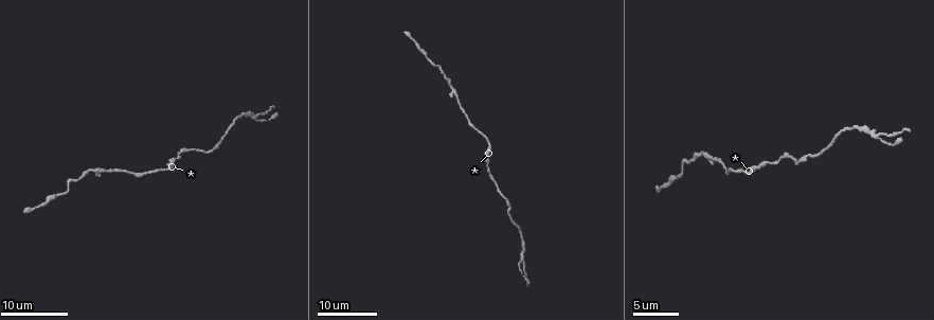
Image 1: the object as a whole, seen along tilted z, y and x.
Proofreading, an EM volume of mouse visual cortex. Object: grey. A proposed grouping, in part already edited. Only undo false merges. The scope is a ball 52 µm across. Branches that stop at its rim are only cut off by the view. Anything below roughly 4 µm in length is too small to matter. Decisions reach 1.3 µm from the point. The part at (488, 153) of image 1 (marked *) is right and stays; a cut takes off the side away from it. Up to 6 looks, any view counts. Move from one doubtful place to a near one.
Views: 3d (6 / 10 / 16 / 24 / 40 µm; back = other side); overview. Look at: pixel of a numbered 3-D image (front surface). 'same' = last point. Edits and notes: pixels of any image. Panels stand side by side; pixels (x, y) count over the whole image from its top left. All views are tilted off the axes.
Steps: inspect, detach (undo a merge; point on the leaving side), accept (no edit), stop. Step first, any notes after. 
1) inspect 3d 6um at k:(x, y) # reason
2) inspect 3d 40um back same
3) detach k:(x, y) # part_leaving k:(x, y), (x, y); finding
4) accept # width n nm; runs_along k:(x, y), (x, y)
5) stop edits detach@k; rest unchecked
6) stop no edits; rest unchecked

inspect 3d 16um at 1:(485, 159) # sudden change in width

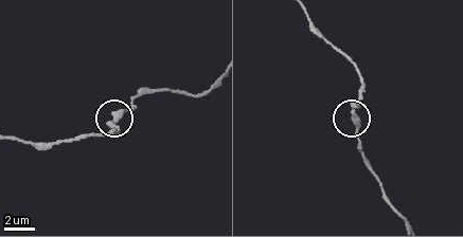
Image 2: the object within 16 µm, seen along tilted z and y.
inspect 3d 10um at 2:(119, 114)

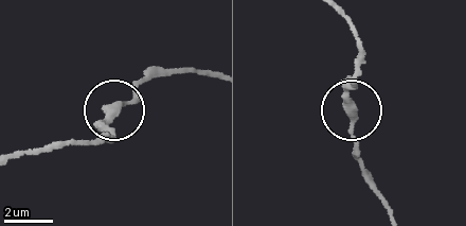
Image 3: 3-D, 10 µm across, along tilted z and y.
accept # runs_along 3:(111, 133), (115, 109), (154, 77); all the same cell

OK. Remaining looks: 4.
inspect 3d 16um at 1:(149, 172) # thin neck

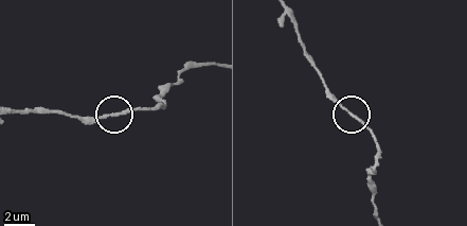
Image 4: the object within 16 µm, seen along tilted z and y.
inspect 3d 6um at 4:(349, 115)

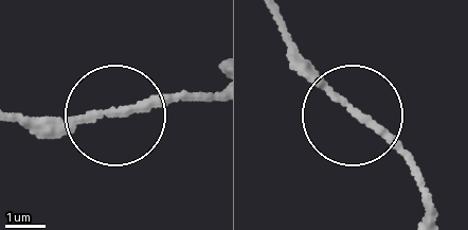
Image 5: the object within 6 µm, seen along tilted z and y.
accept # width 170 nm; runs_along 5:(206, 91), (165, 92), (112, 113), (17, 117); one cell here

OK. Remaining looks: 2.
inspect 3d 24um at 1:(877, 134) # three arms meet

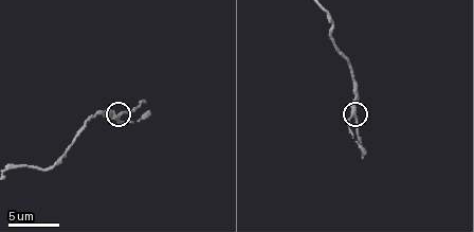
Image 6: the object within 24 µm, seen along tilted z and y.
inspect 3d 6um at 6:(117, 117) # closer look

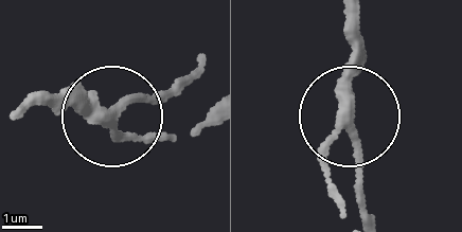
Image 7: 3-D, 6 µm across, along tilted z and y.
accept # runs_along 7:(21, 113), (78, 93), (110, 114), (174, 97); continuous, no second cell

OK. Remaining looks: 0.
stop no edits; rest unchecked

